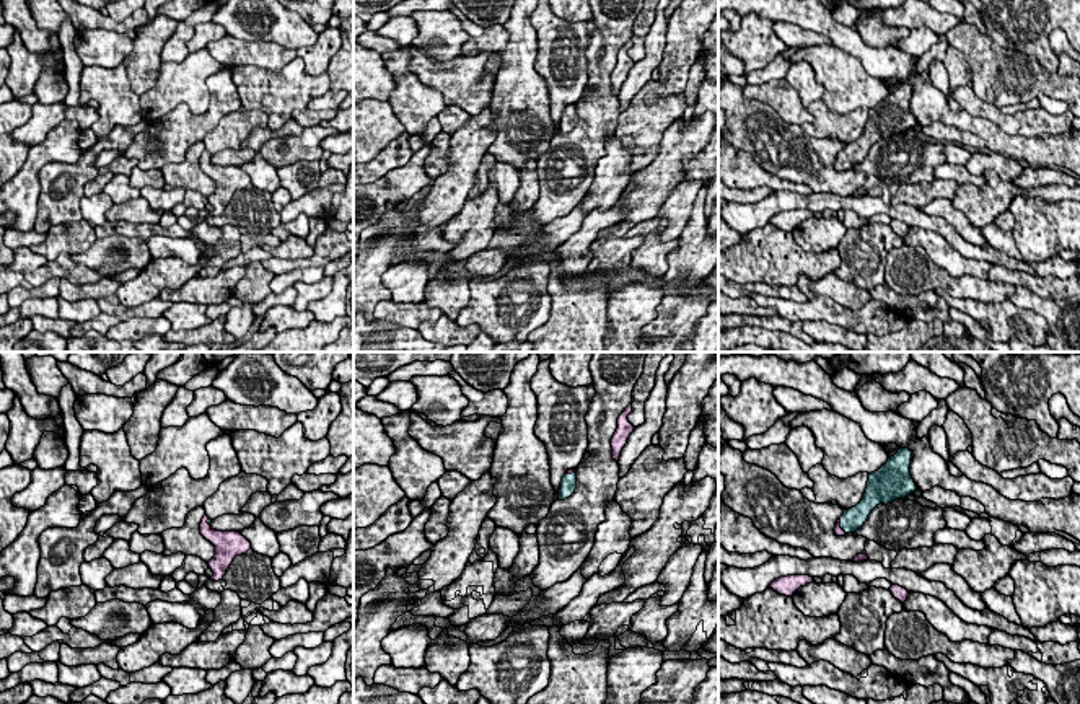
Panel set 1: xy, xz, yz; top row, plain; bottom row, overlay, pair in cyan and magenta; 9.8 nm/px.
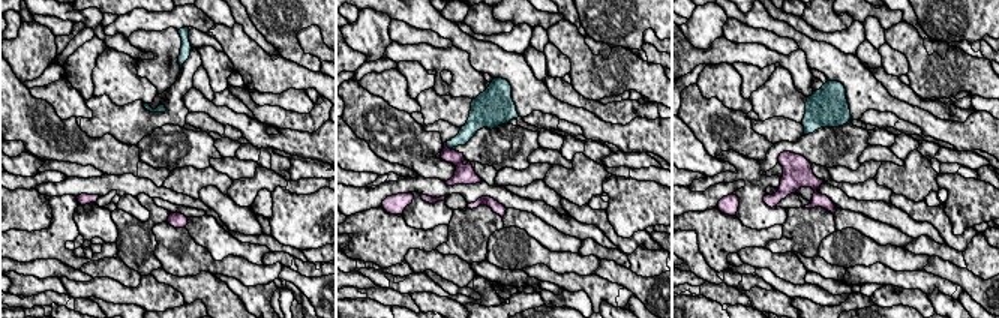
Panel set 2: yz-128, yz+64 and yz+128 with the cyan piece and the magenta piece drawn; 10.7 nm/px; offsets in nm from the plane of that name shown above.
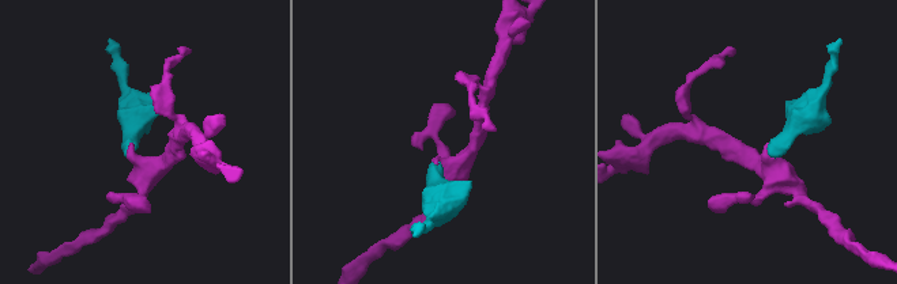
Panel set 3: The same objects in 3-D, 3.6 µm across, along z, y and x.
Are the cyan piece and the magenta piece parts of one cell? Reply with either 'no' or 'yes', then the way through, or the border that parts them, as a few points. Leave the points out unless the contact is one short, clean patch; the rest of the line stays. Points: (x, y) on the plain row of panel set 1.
yes; runs through yz (852, 154), (841, 162), (838, 165)

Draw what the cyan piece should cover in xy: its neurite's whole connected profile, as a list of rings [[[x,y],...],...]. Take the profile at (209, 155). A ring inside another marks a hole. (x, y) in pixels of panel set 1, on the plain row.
[[[204,150],[200,169],[215,181],[215,191],[207,199],[213,207],[212,215],[218,217],[233,194],[251,184],[251,178],[239,166],[217,166],[210,158],[212,155]]]

